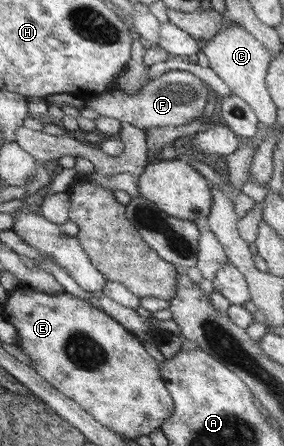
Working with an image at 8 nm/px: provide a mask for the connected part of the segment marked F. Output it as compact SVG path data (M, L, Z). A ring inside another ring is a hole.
M171 70L162 75L154 77L148 84L144 85L138 94L126 95L120 88L112 92L92 96L84 100L88 105L102 117L110 117L121 122L128 122L137 126L140 130L152 126L182 126L202 116L206 106L209 86L191 72L184 70Z

